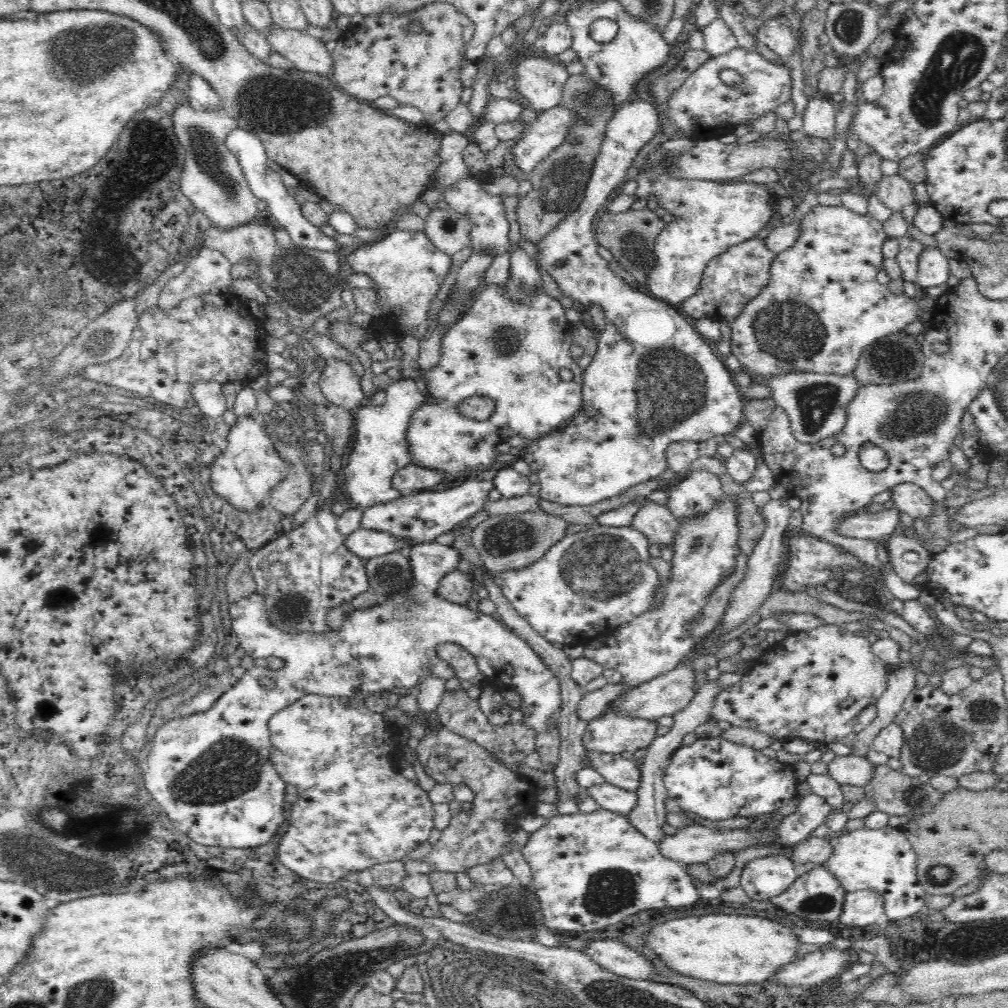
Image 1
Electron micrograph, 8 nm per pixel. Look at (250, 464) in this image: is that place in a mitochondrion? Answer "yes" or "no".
yes

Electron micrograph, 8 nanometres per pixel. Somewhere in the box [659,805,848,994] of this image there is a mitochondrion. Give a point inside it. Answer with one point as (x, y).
(820, 903)

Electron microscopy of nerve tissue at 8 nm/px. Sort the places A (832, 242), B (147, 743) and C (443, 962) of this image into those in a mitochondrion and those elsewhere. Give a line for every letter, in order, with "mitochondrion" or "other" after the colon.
A: other
B: other
C: mitochondrion

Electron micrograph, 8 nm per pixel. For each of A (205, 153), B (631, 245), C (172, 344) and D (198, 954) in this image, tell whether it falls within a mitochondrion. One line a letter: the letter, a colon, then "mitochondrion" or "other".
A: mitochondrion
B: mitochondrion
C: mitochondrion
D: other

